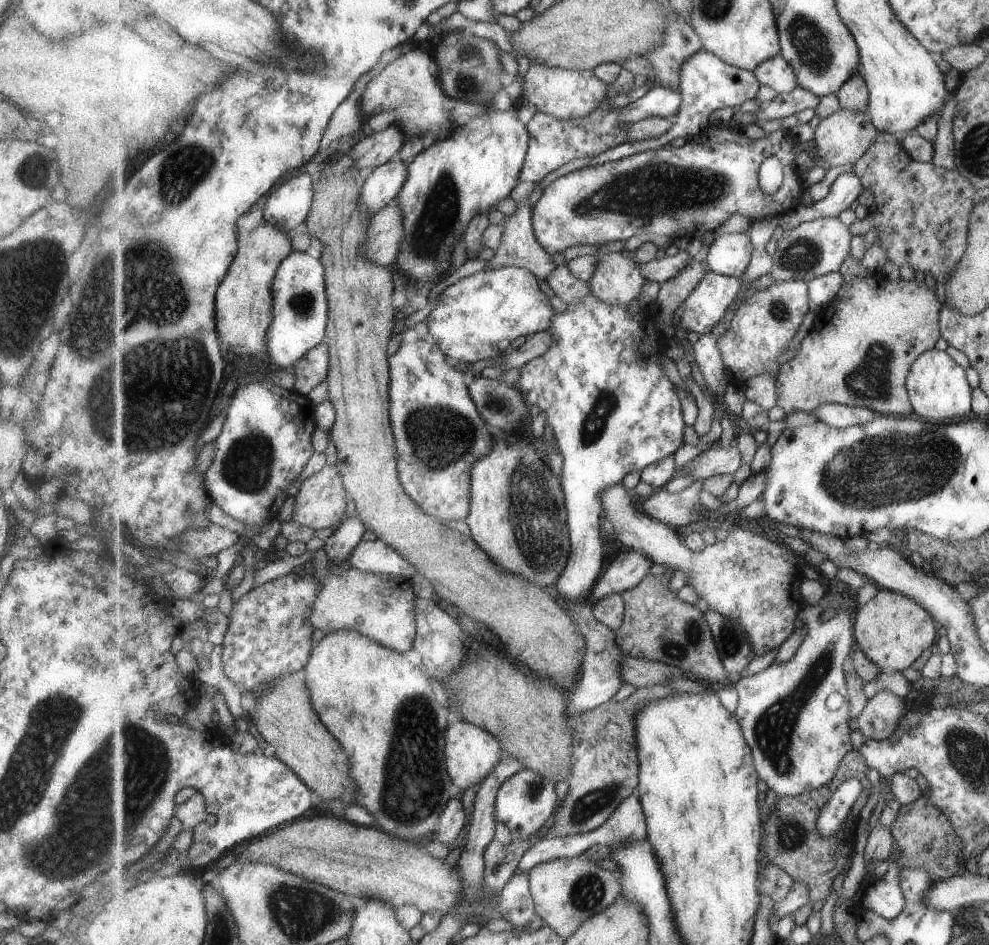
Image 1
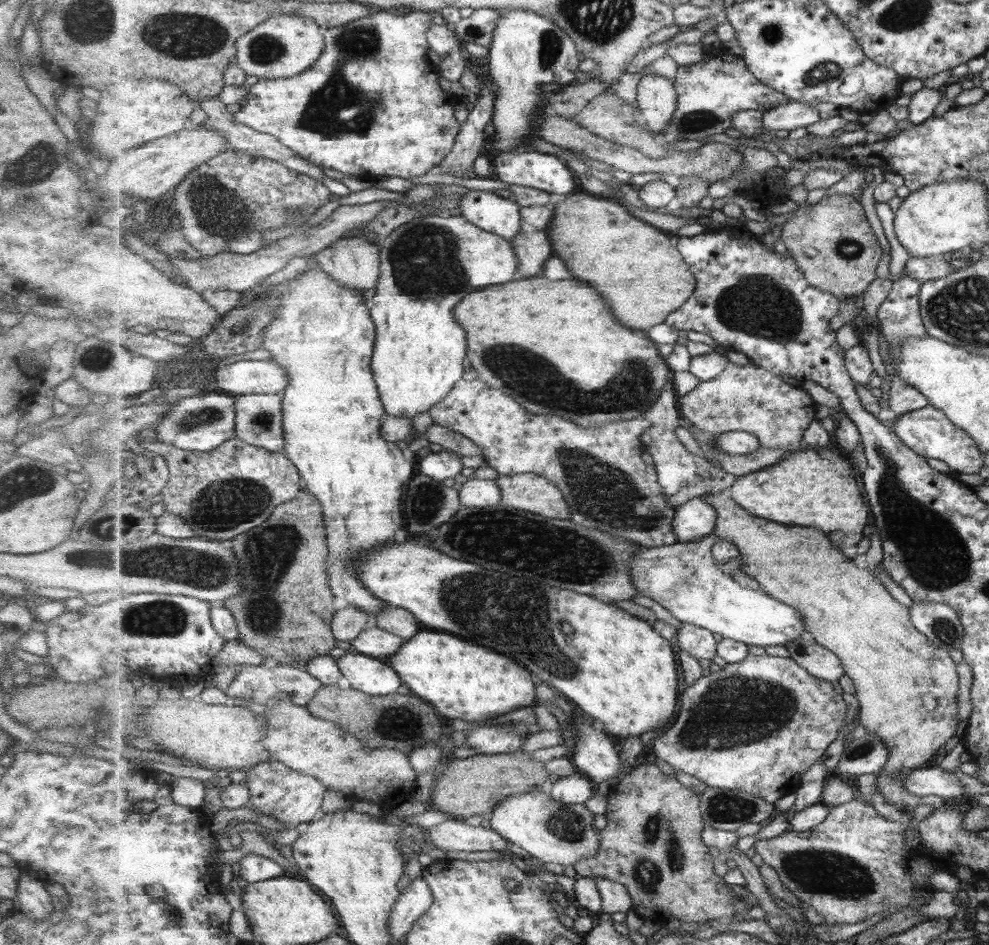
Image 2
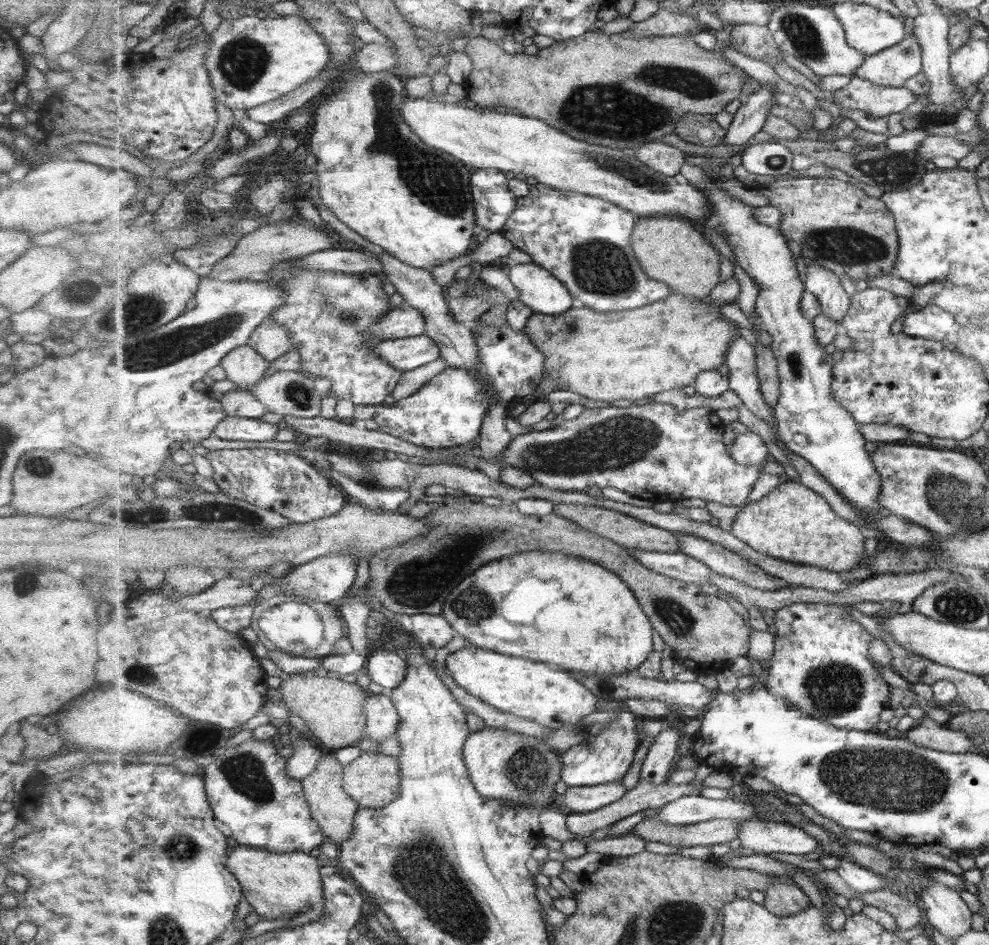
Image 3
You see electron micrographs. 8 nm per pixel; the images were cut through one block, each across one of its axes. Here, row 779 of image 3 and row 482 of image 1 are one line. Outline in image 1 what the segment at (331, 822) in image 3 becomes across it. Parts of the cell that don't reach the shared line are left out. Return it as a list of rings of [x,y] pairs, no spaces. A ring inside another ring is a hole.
[[[328,464],[321,472],[317,472],[315,476],[311,476],[303,482],[301,490],[295,497],[296,504],[290,520],[314,530],[339,526],[347,518],[347,506],[349,506],[347,495],[346,485],[338,468],[336,465]]]

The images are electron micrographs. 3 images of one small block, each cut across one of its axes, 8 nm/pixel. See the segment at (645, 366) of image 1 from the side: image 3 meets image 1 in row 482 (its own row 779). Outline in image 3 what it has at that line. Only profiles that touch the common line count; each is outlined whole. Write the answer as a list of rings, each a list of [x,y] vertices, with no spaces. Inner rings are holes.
[[[625,709],[614,721],[607,723],[605,729],[596,735],[589,735],[587,741],[573,745],[561,754],[562,781],[569,787],[590,787],[621,781],[629,772],[637,746],[642,741],[641,721],[642,718]]]

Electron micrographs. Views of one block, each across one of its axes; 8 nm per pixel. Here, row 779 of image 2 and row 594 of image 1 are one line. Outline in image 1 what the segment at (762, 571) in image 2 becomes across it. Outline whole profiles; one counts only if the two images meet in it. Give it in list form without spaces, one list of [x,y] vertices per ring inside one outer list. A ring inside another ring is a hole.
[[[879,589],[878,593],[870,601],[855,609],[853,617],[856,643],[869,657],[869,660],[877,664],[883,671],[903,672],[905,668],[915,664],[925,650],[929,648],[934,650],[939,637],[937,634],[937,622],[931,616],[931,613],[927,612],[926,608],[923,608],[922,604],[919,604],[911,597],[905,596],[903,593],[889,589]]]

